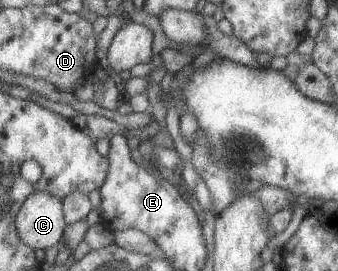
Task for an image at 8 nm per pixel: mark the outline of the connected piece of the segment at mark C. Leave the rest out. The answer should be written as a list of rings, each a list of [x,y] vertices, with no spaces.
[[[49,191],[33,193],[18,216],[22,237],[36,250],[58,245],[67,225],[64,200]]]

